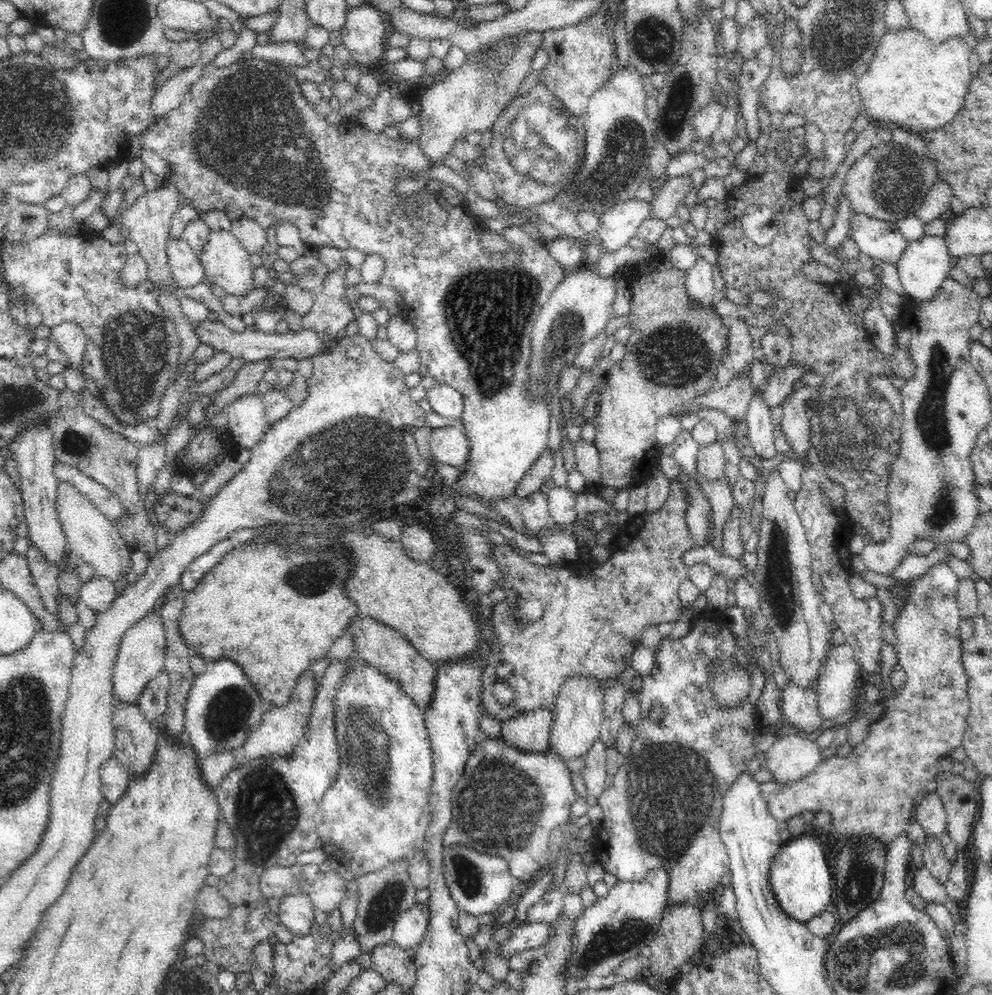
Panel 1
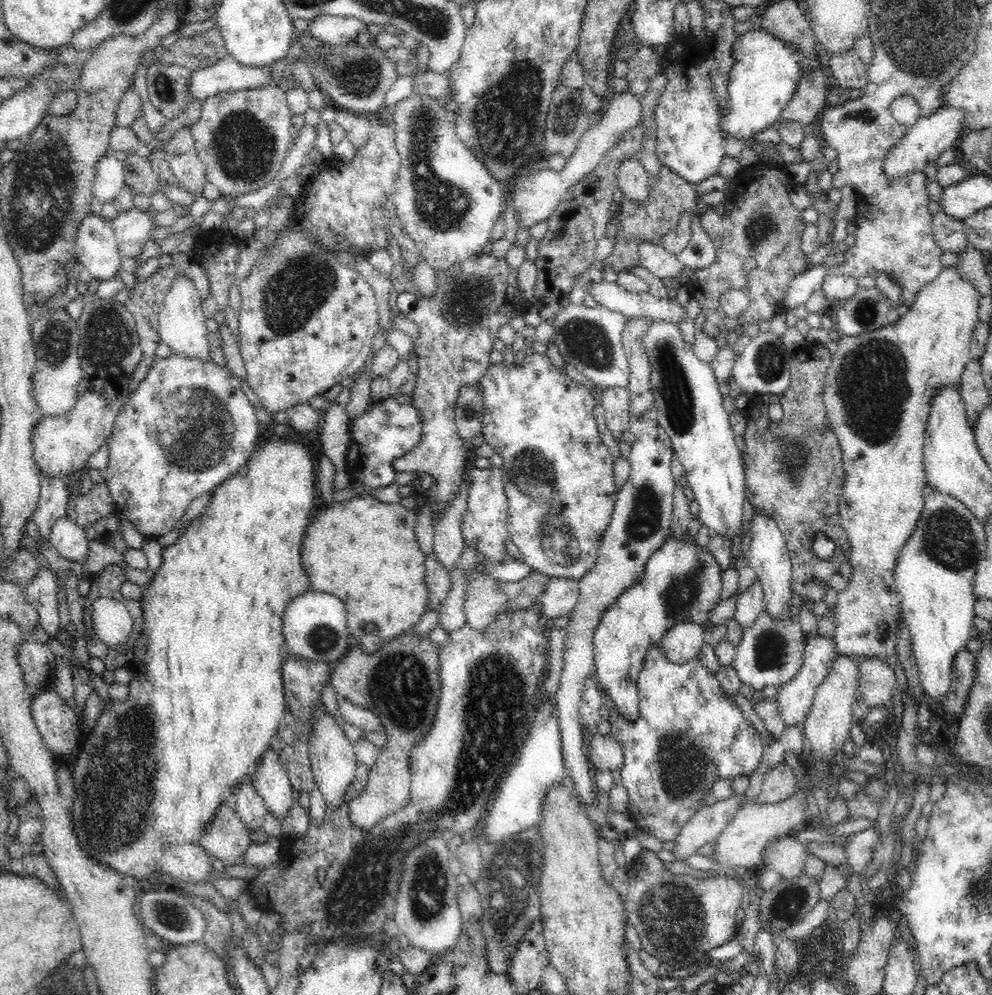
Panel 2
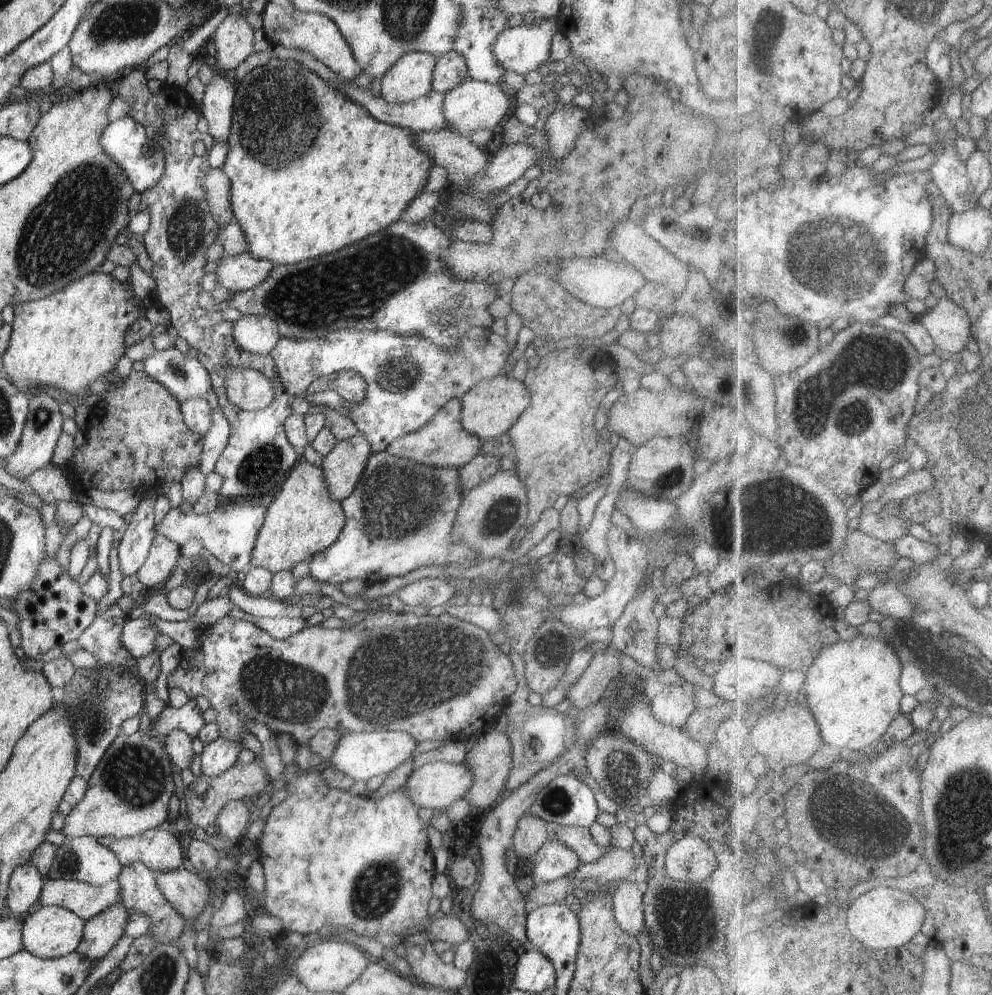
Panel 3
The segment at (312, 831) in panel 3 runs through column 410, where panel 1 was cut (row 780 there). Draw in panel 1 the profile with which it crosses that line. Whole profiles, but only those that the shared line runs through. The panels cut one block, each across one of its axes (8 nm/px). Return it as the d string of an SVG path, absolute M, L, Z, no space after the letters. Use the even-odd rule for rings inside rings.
M939 562L928 568L926 574L909 582L907 601L892 626L897 636L895 646L897 664L906 672L904 686L890 697L880 700L884 711L868 728L867 737L862 743L852 747L852 751L844 757L834 755L822 758L812 774L804 776L792 784L761 782L759 784L762 798L768 805L770 815L783 824L798 814L806 811L830 813L830 836L836 841L838 848L846 842L864 844L866 838L879 840L885 850L900 836L906 834L910 821L915 816L917 802L927 793L926 782L933 780L938 772L938 761L962 744L964 732L968 726L970 699L967 691L967 674L961 661L963 653L958 627L960 612L958 611L956 593L959 576L946 565Z

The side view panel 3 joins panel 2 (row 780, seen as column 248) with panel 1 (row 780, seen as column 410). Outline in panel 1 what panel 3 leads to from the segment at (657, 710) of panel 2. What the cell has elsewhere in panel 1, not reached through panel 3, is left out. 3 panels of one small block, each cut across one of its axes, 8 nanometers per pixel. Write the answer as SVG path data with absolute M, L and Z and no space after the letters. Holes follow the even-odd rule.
M707 608L694 615L686 636L679 639L665 637L659 642L654 666L650 674L643 677L639 688L641 719L635 730L630 754L620 761L612 782L598 798L599 806L604 810L604 821L597 828L594 861L602 865L606 873L625 882L644 881L651 871L666 869L670 875L665 898L668 908L672 904L691 904L703 908L706 898L720 892L721 878L728 870L728 852L719 834L724 797L754 758L757 752L754 736L763 727L757 706L767 677L762 667L755 663L753 652L728 629L724 617L724 613ZM721 653L732 655L733 661L754 665L748 695L734 708L720 708L709 689L707 664L715 661ZM654 706L664 708L664 717L659 723L650 719L650 710Z

